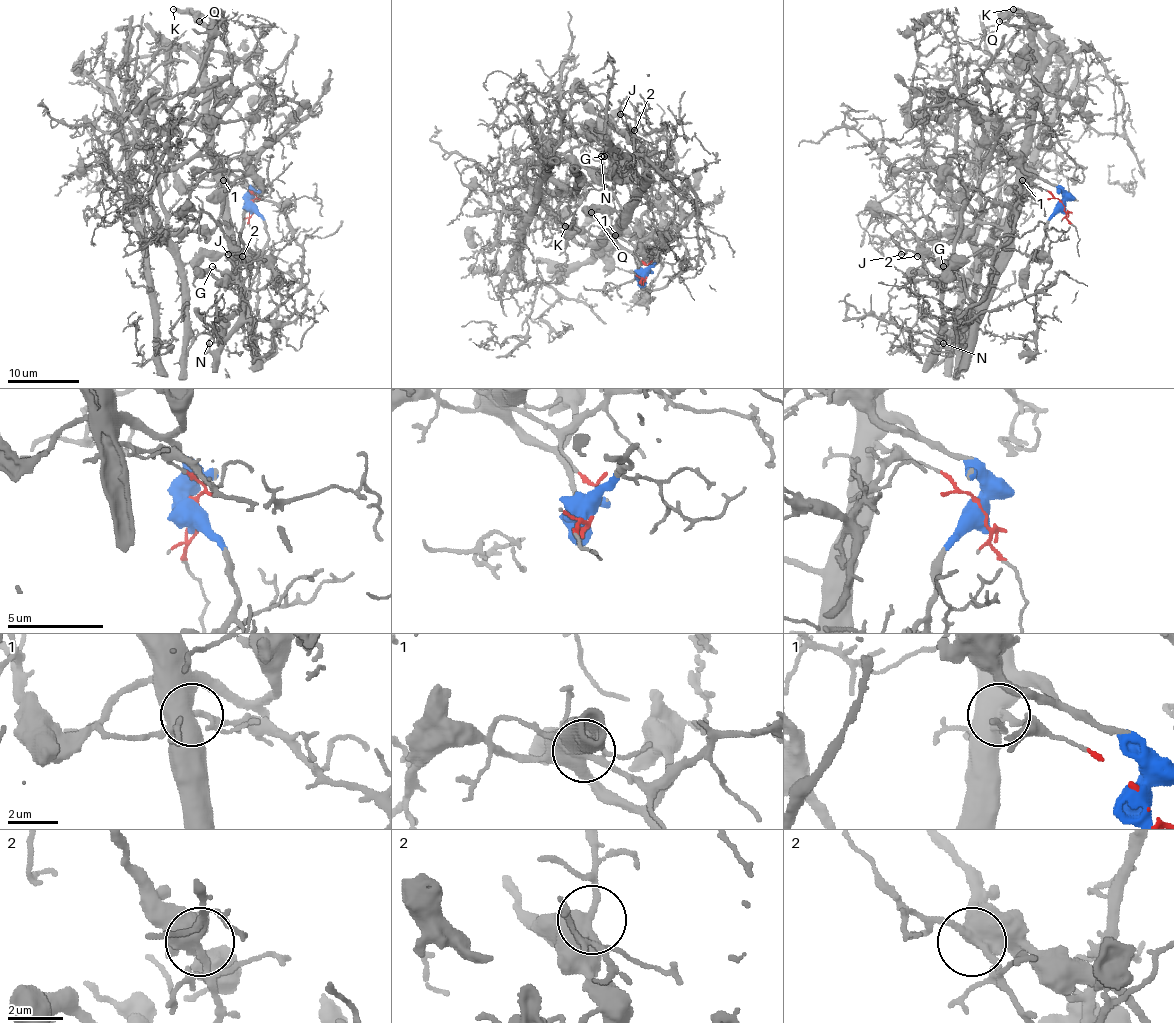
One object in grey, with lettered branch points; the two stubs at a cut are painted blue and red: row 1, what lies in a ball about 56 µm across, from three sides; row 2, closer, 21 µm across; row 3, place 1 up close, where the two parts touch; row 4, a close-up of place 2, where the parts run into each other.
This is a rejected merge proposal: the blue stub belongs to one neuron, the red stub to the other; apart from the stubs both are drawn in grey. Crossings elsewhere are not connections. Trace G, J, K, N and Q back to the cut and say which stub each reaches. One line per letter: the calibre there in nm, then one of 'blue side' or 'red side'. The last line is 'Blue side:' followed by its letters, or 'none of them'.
G: calibre 200 nm; blue side
J: calibre 190 nm; red side
K: calibre 360 nm; blue side
N: calibre 220 nm; red side
Q: calibre 550 nm; blue side
Blue side: G, K, Q

